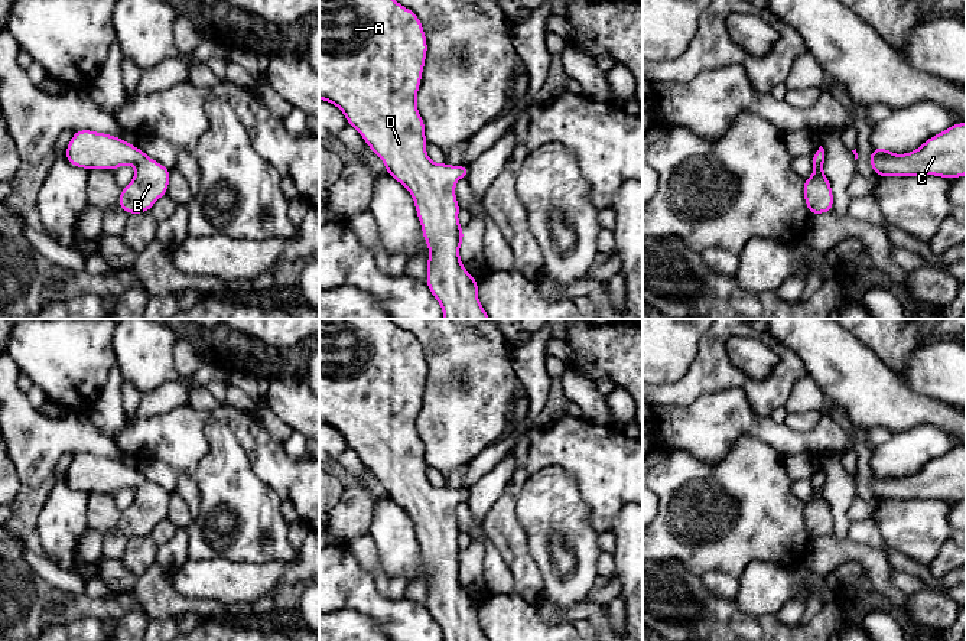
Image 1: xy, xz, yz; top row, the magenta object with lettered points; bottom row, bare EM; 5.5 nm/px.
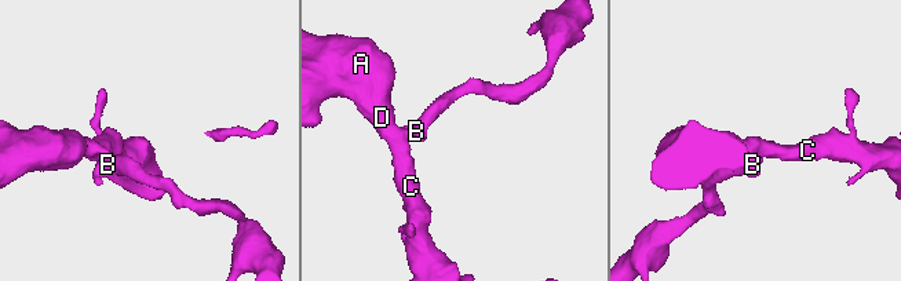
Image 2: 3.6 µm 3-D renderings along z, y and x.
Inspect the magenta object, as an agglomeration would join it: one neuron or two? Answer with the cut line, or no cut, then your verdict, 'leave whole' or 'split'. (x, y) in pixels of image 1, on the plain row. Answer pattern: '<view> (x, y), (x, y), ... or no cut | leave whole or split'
no cut | leave whole

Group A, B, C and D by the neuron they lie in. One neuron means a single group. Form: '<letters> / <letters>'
A B C D

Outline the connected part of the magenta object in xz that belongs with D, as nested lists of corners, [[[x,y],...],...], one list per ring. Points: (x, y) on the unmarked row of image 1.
[[[319,319],[319,423],[329,424],[344,436],[348,449],[357,452],[383,484],[387,497],[412,517],[429,570],[426,608],[442,629],[443,641],[489,641],[478,624],[478,603],[466,595],[459,580],[464,551],[458,544],[461,530],[455,508],[459,501],[468,501],[469,489],[435,487],[426,478],[426,448],[416,426],[426,377],[427,364],[420,342],[391,319]]]

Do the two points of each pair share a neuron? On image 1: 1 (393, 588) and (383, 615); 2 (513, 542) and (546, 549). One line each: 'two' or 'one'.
1: two
2: two

